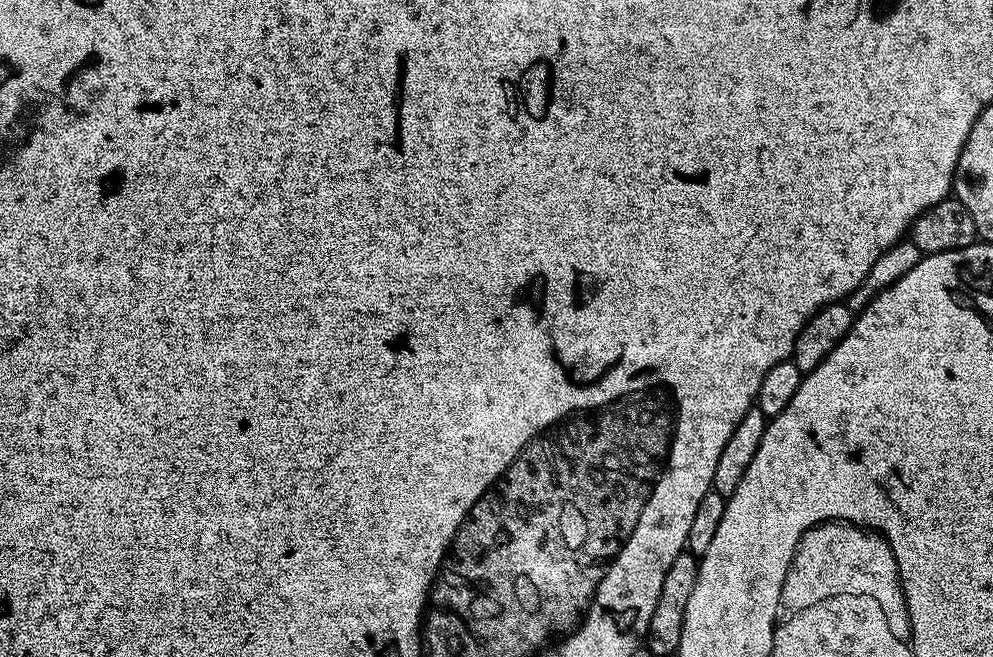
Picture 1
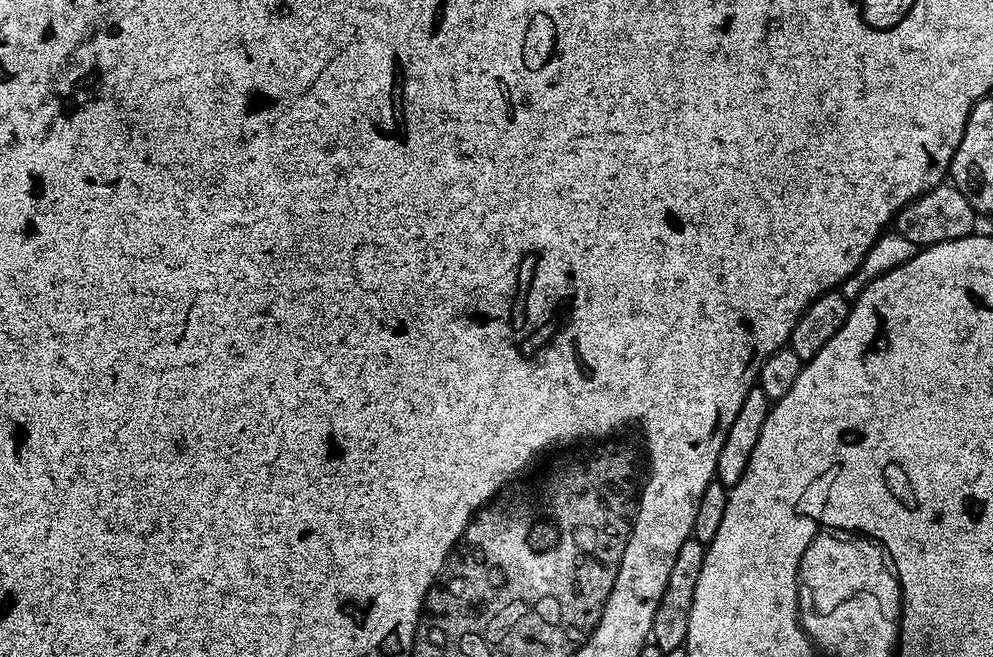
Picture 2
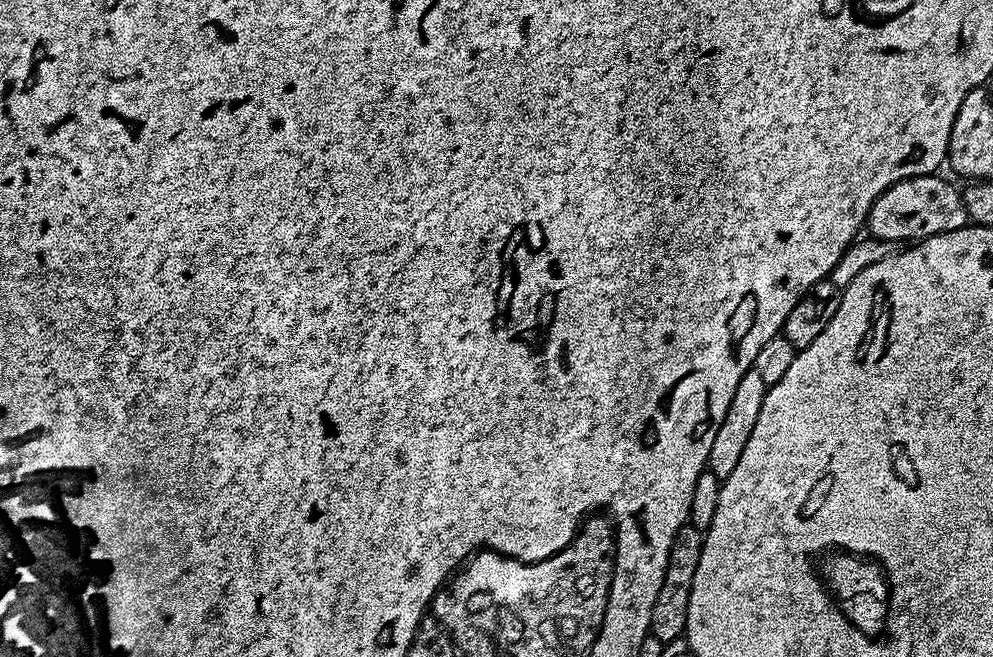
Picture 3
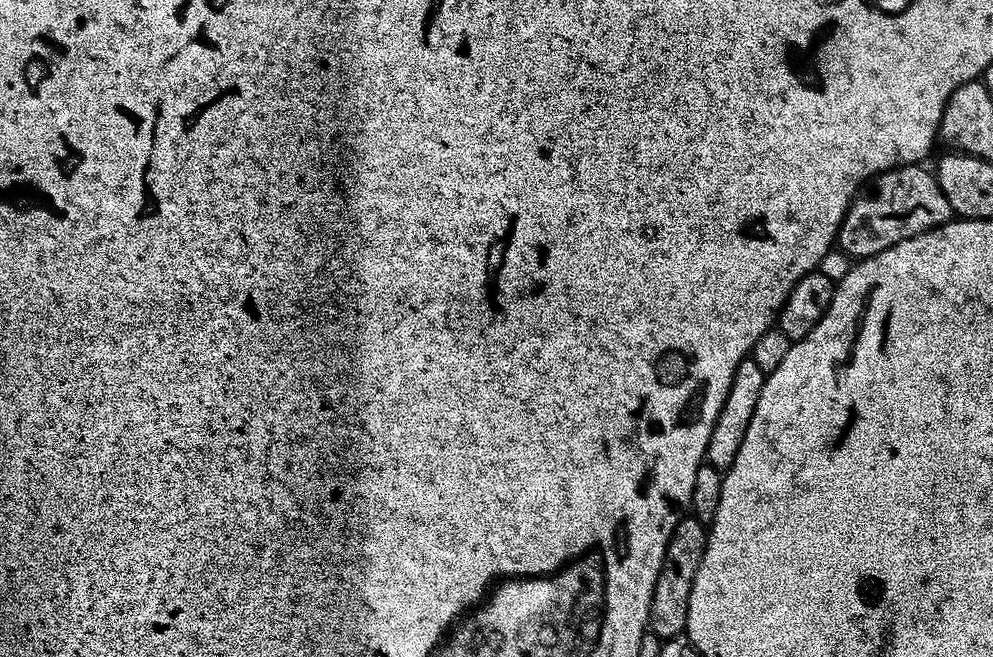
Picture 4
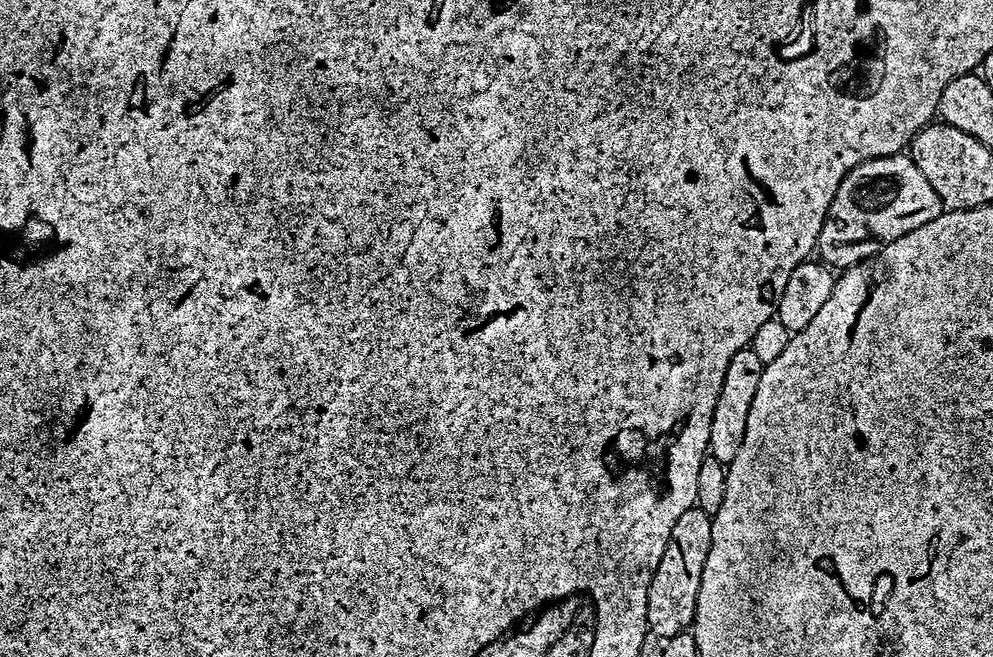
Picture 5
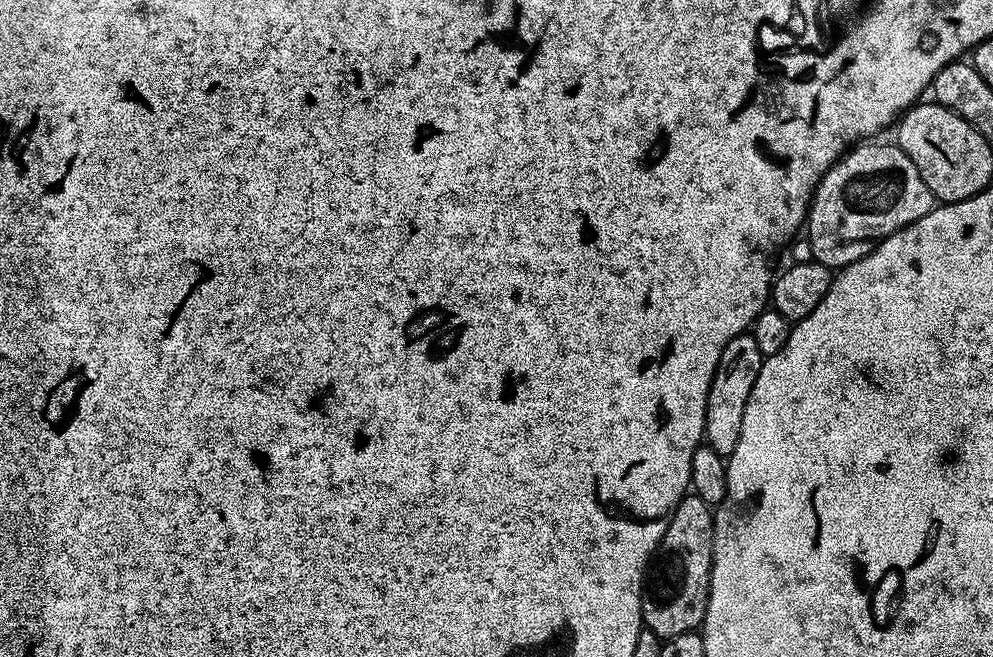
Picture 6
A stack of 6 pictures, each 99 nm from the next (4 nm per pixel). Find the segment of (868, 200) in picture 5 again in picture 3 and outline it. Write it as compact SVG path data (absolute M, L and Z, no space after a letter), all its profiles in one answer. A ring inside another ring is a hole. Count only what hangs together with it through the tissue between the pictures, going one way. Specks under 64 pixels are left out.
M933 174L930 176L915 176L909 180L903 180L897 184L890 185L881 196L874 202L874 206L868 212L866 228L877 240L891 240L893 242L919 242L937 236L946 234L950 230L958 230L969 223L964 205L964 197L961 189L955 188L948 180L943 180L943 175Z

